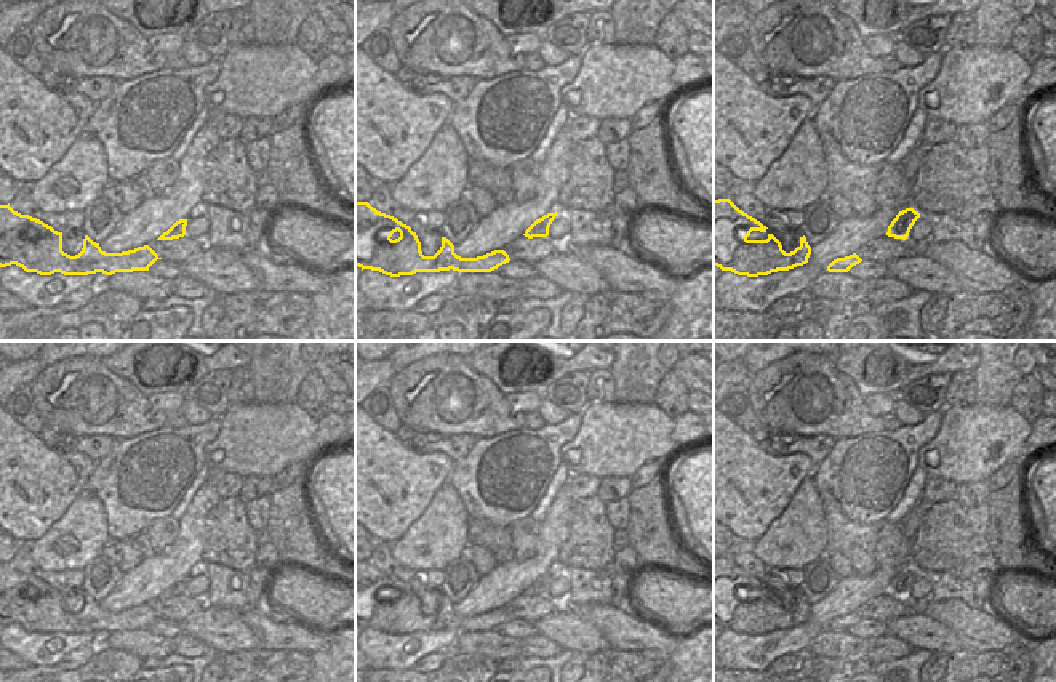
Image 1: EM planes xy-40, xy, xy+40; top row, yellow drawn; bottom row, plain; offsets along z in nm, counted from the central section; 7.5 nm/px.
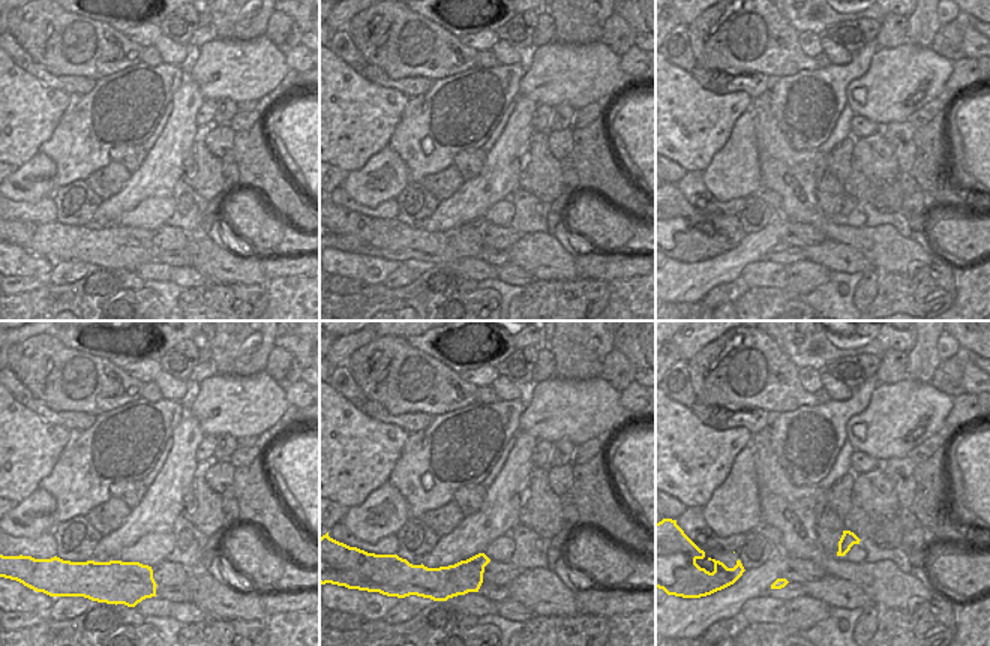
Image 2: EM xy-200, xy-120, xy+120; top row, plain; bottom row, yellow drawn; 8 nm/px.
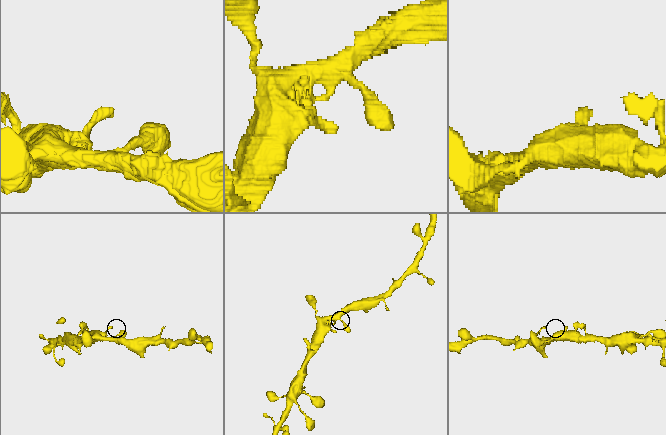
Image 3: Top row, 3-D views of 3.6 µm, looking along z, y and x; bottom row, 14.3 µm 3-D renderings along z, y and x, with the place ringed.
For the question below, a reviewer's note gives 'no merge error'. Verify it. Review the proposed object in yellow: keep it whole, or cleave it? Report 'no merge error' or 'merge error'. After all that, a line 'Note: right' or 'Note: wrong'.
no merge error
Note: right

